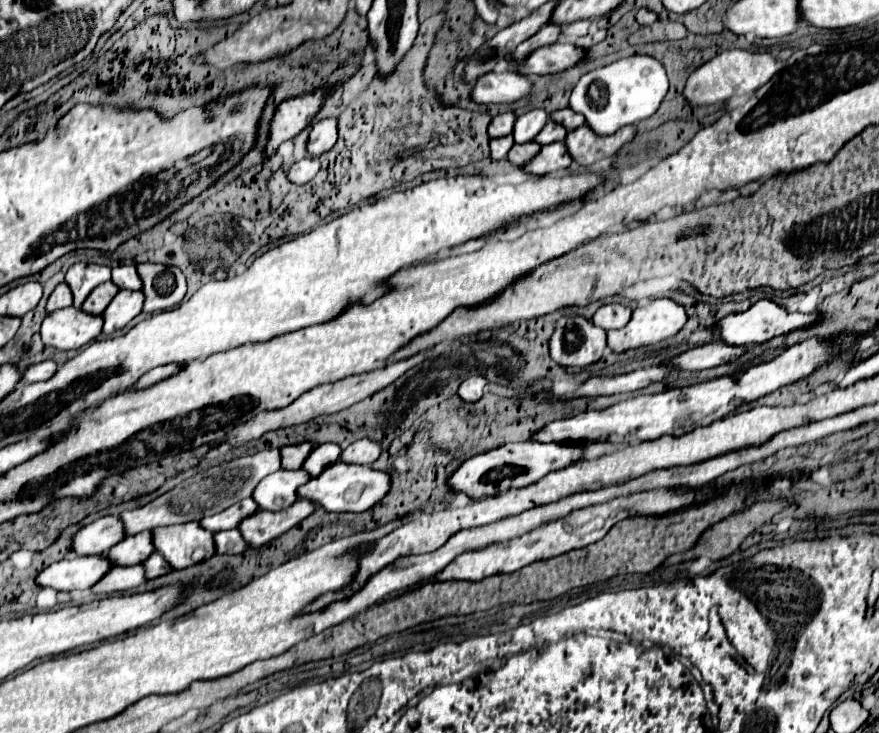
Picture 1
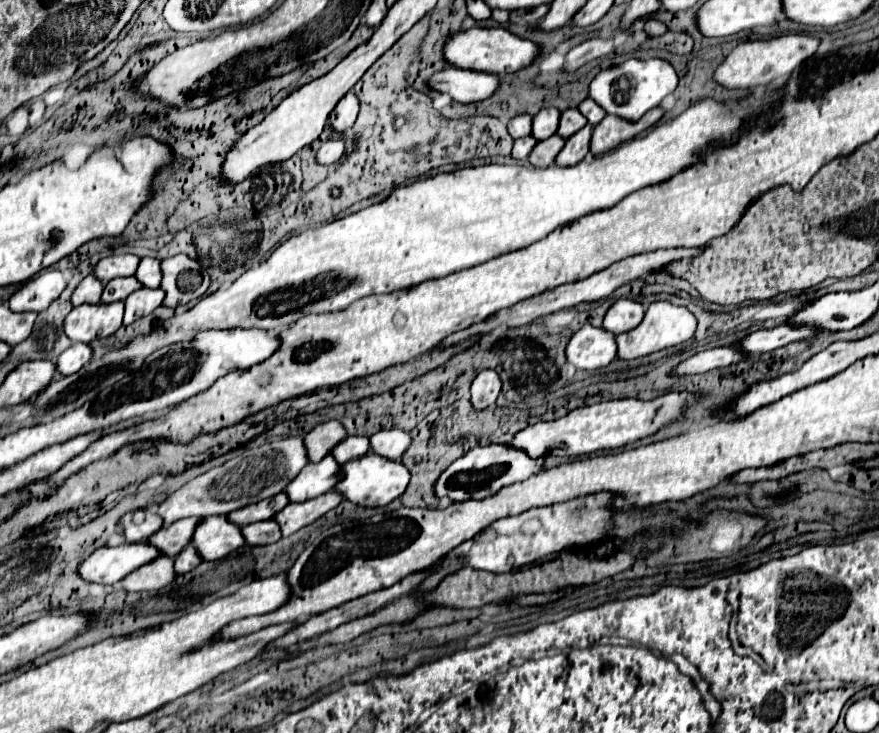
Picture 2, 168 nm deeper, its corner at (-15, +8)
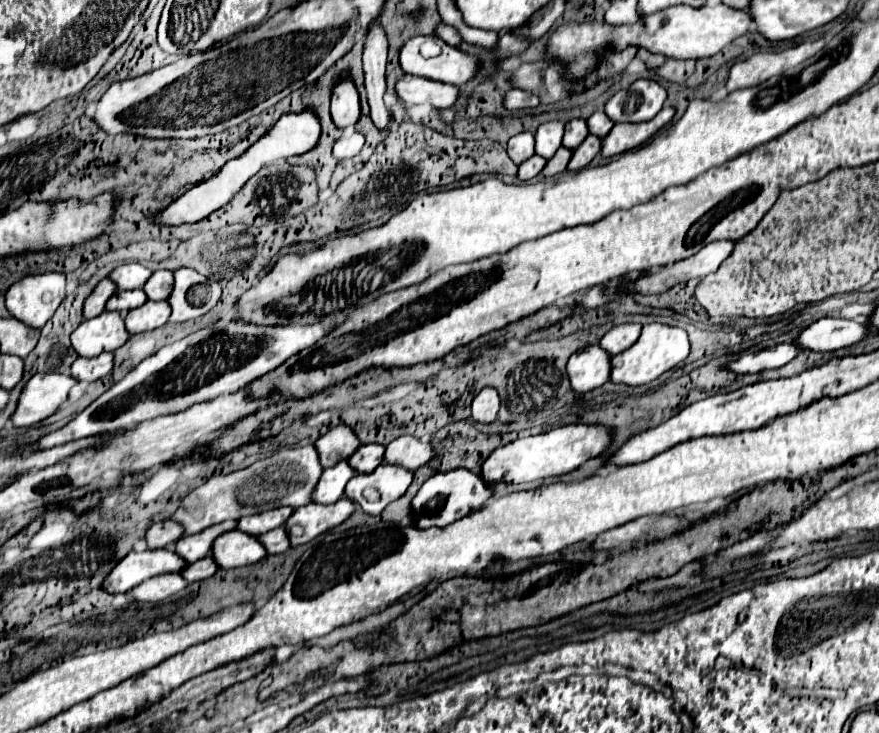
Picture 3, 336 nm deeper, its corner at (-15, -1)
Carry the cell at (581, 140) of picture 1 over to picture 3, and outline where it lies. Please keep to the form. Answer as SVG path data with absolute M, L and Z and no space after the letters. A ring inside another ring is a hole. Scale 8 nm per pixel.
M665 107L655 115L655 119L647 123L619 123L611 129L611 133L603 139L603 157L615 157L625 151L631 151L639 145L643 145L647 139L651 139L661 127L665 127L675 115L673 107Z

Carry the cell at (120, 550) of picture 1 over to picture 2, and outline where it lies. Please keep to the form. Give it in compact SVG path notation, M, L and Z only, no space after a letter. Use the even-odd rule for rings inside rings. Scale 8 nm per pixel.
M183 518L179 522L159 528L147 542L157 550L161 550L165 556L173 558L175 554L179 554L179 550L183 550L189 544L197 524L199 524L199 518Z

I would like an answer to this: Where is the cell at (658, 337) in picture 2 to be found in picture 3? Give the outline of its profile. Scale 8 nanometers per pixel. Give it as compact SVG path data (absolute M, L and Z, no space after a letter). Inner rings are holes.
M649 323L643 327L641 337L635 345L631 345L627 351L611 357L611 381L623 383L629 387L645 385L663 375L665 371L673 369L681 361L685 361L689 355L689 339L687 333L679 327L669 327L663 323Z

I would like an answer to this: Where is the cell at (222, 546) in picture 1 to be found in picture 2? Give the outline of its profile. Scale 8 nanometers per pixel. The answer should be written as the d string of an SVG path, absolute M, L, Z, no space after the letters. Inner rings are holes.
M263 520L263 522L243 526L241 534L249 546L265 546L281 540L281 530L273 520Z

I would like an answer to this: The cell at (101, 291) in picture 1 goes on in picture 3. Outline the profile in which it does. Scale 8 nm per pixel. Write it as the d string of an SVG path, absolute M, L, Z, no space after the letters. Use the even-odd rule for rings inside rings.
M141 289L135 291L117 291L109 301L107 301L107 311L119 311L127 313L135 307L141 307L147 301L145 293Z

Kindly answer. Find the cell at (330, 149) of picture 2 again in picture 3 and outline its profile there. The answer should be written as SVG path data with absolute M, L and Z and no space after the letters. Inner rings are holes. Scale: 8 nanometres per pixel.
M349 131L349 135L343 135L343 137L337 139L337 143L333 147L333 155L337 159L355 157L361 151L363 143L365 143L365 137L359 131Z

